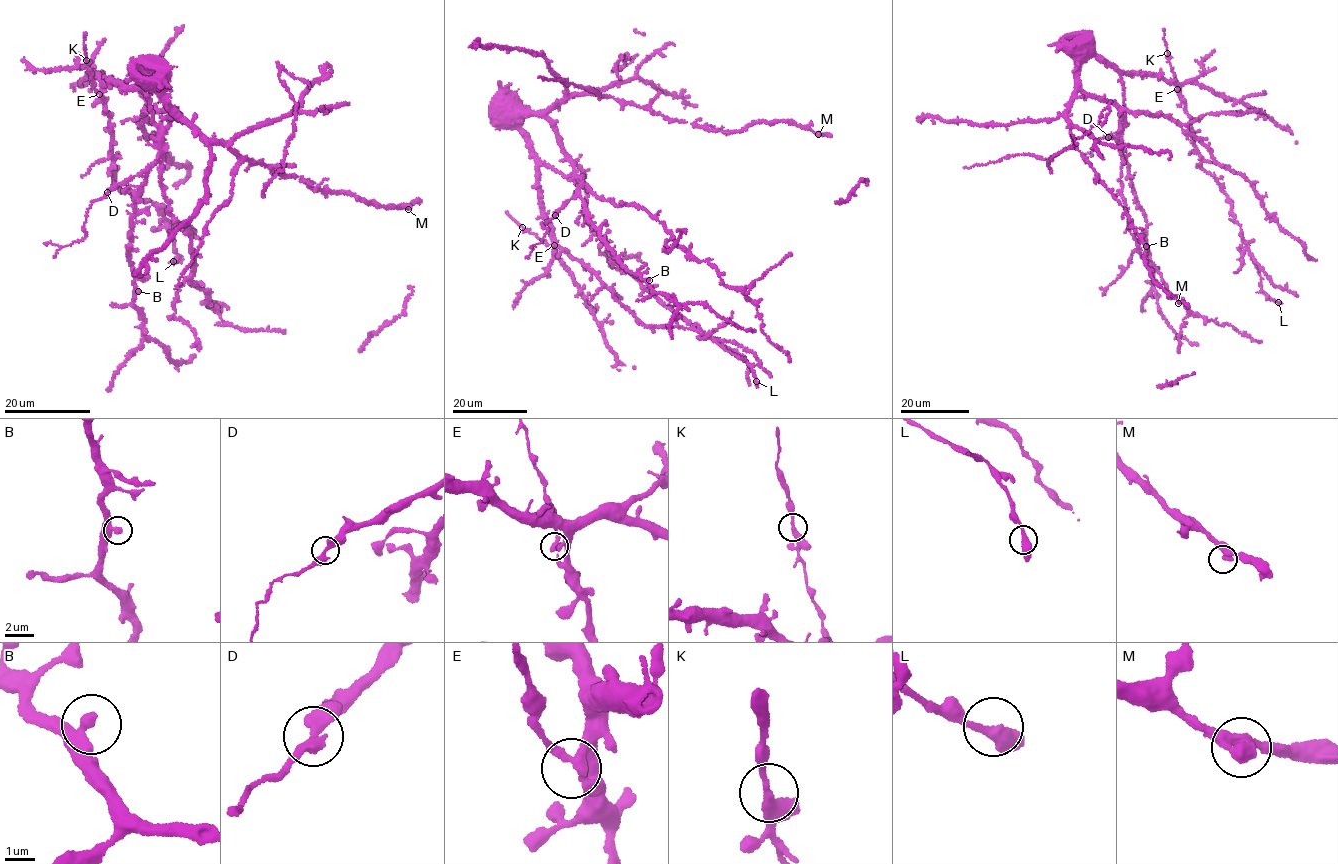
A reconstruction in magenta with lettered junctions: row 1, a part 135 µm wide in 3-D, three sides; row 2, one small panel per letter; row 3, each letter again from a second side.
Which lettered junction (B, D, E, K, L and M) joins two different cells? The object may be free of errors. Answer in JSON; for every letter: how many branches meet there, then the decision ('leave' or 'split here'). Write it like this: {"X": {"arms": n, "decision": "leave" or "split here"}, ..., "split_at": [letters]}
{"B": {"arms": 2, "decision": "leave"}, "D": {"arms": 2, "decision": "split here"}, "E": {"arms": 2, "decision": "leave"}, "K": {"arms": 2, "decision": "leave"}, "L": {"arms": 2, "decision": "leave"}, "M": {"arms": 2, "decision": "leave"}, "split_at": ["D"]}

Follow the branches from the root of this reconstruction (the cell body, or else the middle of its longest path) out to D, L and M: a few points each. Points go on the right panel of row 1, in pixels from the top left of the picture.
D: (1067, 44), (1082, 89), (1104, 98), (1119, 110), (1120, 132), (1116, 138), (1108, 136)
L: (1067, 44), (1121, 70), (1151, 72), (1179, 87), (1200, 166), (1229, 200), (1262, 291), (1278, 302)
M: (1067, 44), (1076, 71), (1067, 115), (1075, 144), (1122, 205), (1147, 248), (1146, 264), (1154, 280), (1178, 303)

